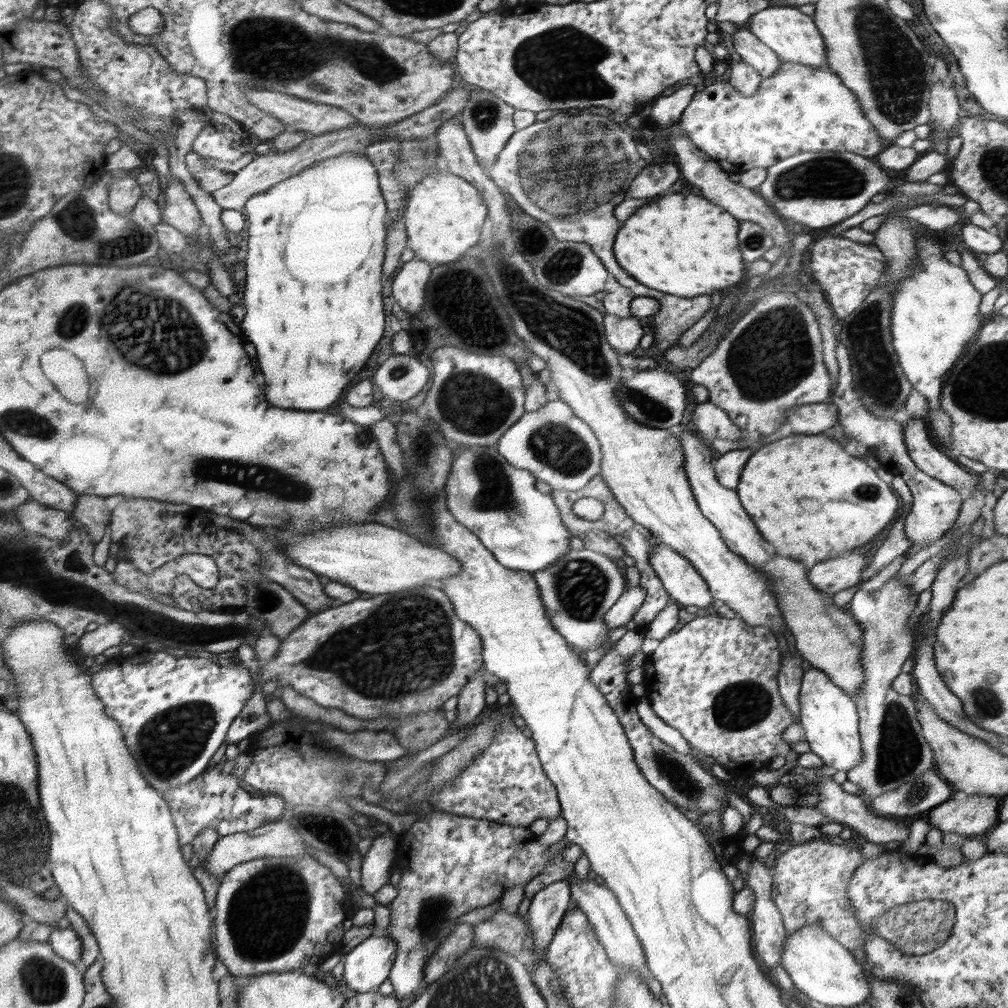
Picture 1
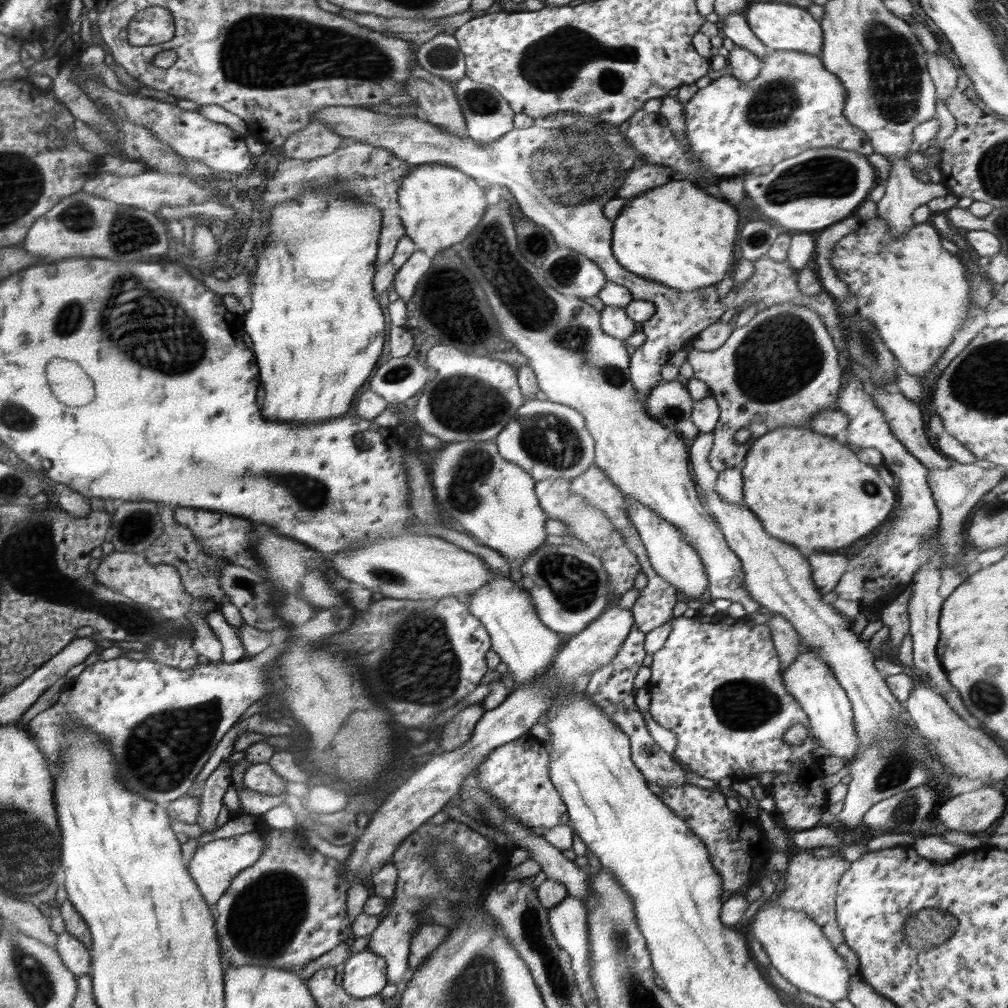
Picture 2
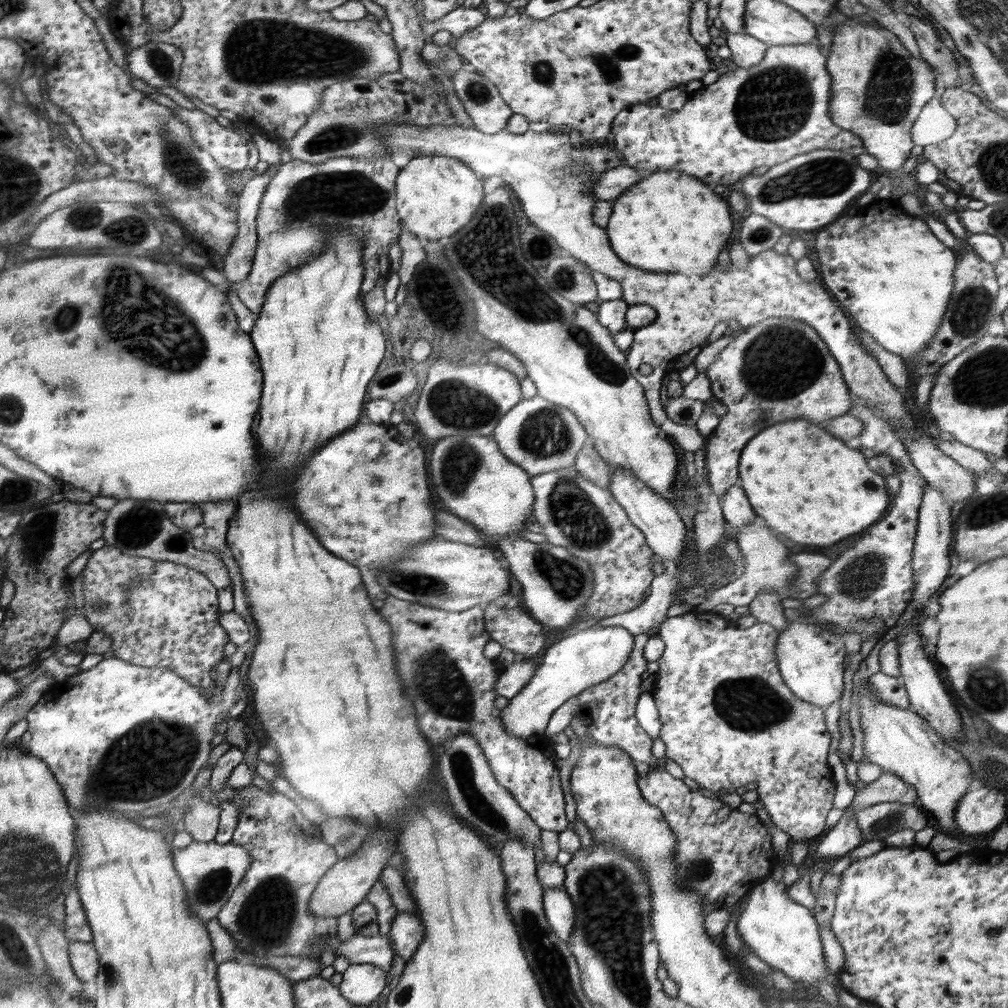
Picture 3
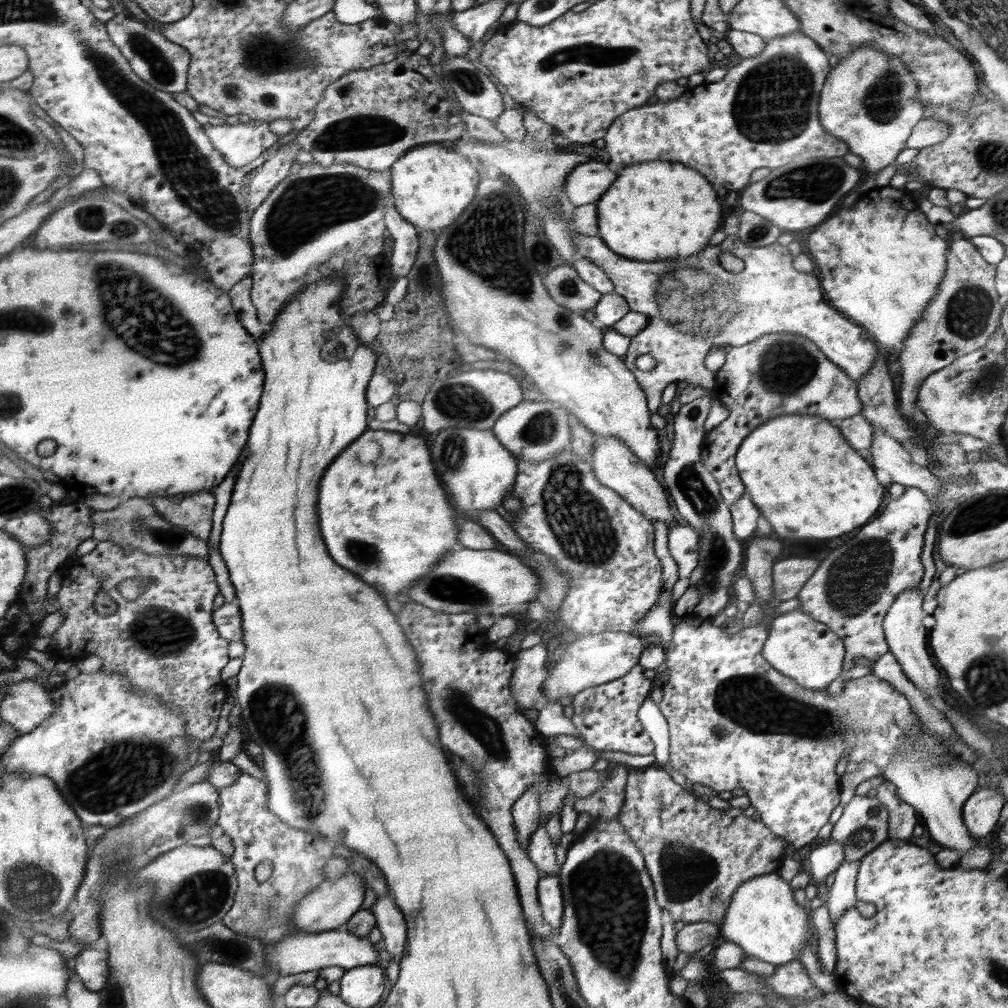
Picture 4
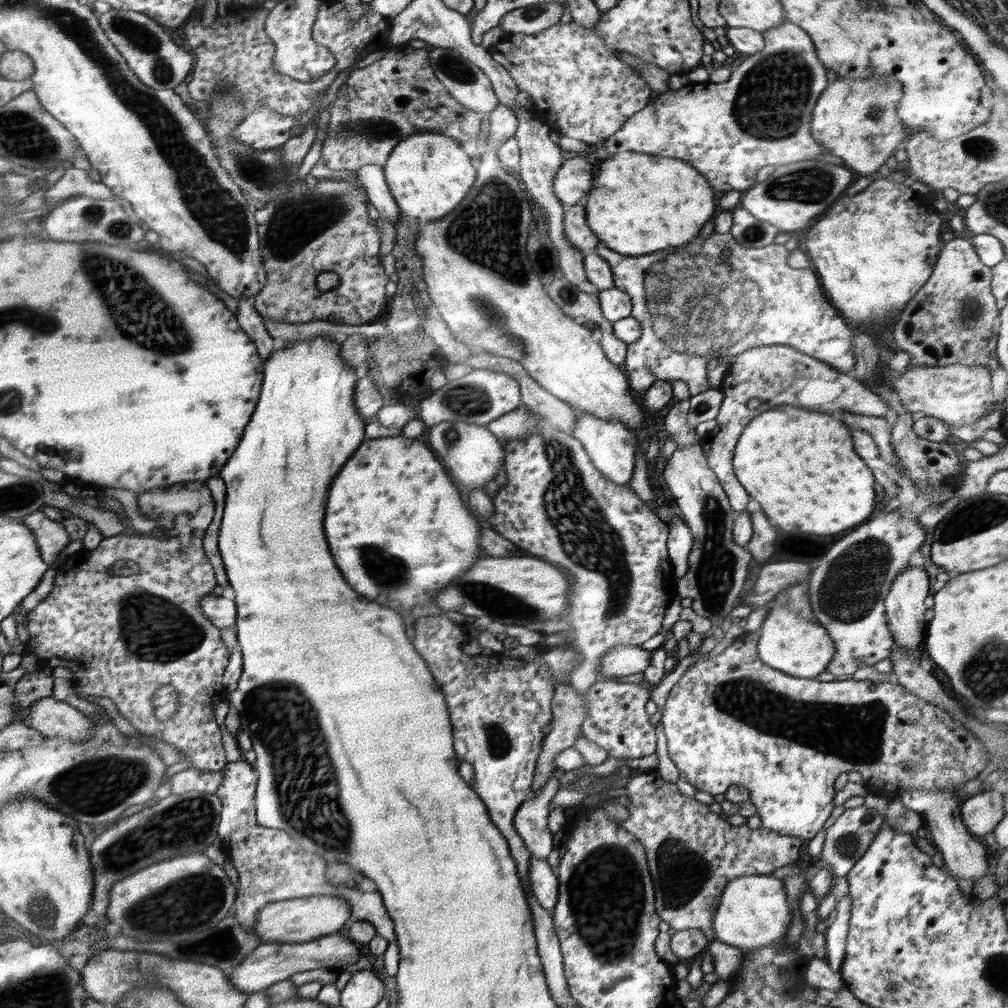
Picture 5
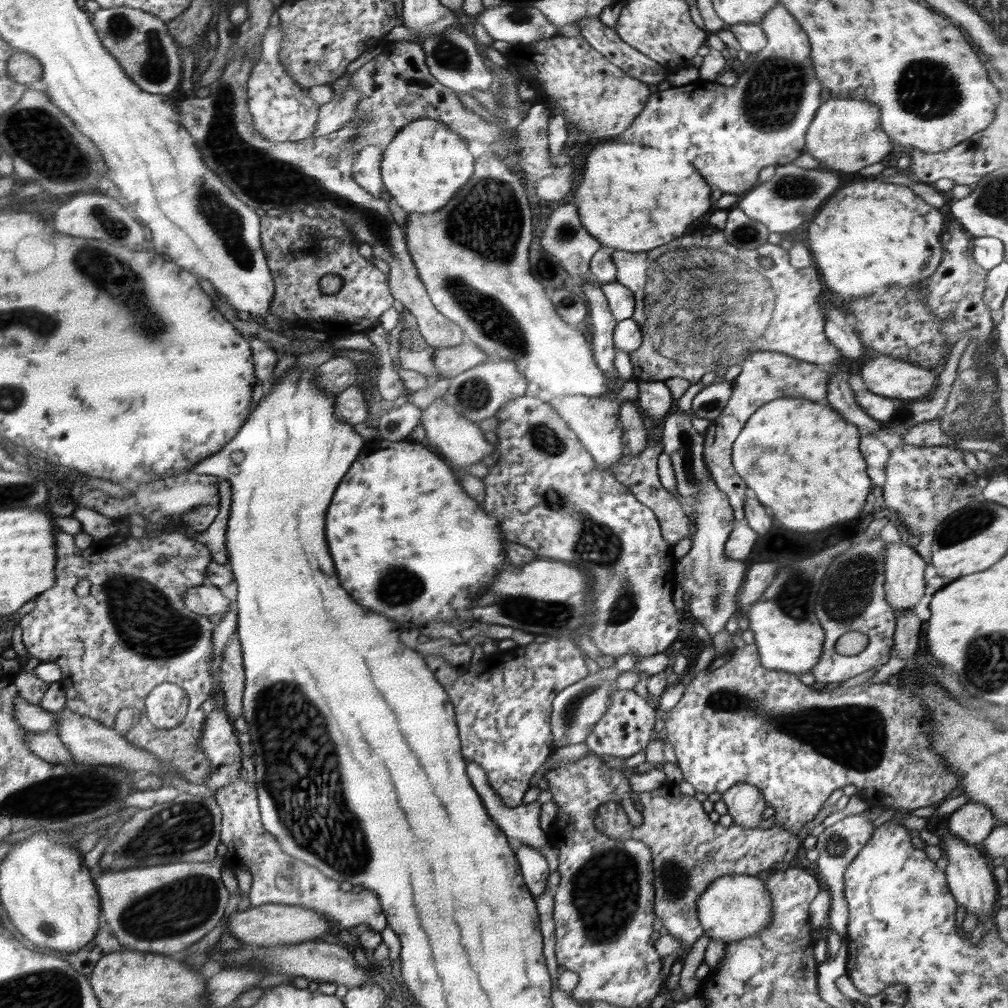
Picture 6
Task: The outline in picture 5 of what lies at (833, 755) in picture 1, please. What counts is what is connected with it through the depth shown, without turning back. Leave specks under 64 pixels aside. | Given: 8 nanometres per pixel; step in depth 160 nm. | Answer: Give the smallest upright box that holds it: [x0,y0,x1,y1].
[758,577,836,679]

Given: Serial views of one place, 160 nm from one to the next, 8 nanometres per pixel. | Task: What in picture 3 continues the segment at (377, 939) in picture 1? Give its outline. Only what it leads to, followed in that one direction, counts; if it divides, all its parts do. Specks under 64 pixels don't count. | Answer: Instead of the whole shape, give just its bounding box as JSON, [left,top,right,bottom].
[341,964,386,1005]

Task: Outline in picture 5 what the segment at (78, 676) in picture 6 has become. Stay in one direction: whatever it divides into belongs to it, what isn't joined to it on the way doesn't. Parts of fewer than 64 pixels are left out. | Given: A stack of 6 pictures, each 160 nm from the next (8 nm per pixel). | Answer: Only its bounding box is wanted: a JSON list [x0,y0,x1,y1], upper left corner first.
[24,511,230,772]

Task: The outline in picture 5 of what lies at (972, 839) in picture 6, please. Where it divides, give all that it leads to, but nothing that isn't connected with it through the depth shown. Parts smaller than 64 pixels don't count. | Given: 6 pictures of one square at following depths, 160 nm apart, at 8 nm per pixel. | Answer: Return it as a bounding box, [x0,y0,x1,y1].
[961,790,1004,839]

